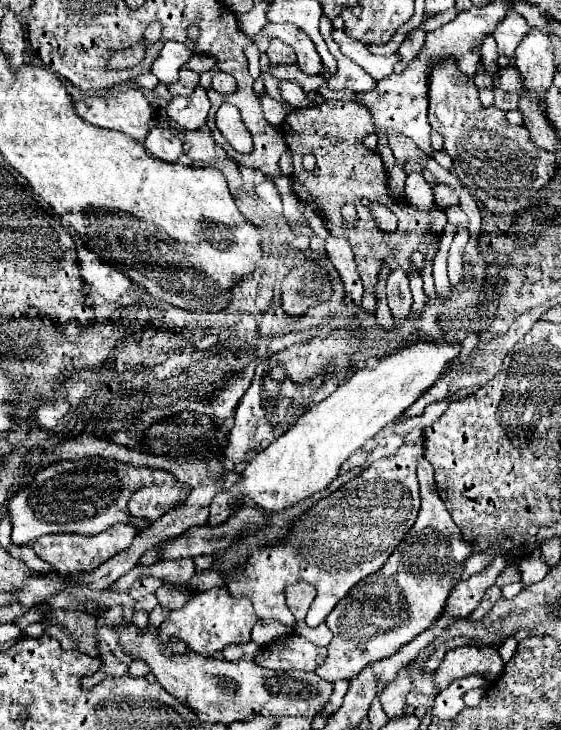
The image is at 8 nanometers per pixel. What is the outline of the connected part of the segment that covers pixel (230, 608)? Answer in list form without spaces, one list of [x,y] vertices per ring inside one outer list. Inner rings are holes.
[[[212,588],[204,592],[194,592],[194,596],[190,596],[190,600],[182,608],[170,610],[170,616],[162,622],[158,634],[160,642],[180,638],[186,646],[190,646],[192,652],[208,658],[214,652],[224,650],[228,644],[248,644],[254,624],[256,616],[248,598],[230,596],[230,592],[226,592],[224,588]]]

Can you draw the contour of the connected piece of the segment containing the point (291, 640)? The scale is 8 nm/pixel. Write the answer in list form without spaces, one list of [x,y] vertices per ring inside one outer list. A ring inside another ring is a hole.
[[[286,636],[276,640],[274,644],[266,646],[258,656],[256,662],[264,668],[272,670],[300,670],[316,671],[318,666],[326,660],[326,648],[314,646],[302,636]]]

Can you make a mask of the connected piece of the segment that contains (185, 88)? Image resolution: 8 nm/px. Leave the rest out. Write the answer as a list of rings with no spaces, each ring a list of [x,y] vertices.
[[[182,68],[180,70],[180,80],[170,84],[168,90],[170,90],[172,96],[188,96],[198,86],[198,82],[200,82],[200,74],[192,72],[188,68]]]

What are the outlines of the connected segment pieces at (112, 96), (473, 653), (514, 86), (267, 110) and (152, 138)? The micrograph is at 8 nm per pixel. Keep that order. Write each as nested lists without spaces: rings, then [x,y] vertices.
[[[128,88],[128,90],[114,90],[108,92],[106,96],[92,96],[76,104],[76,114],[86,120],[88,124],[94,124],[98,128],[108,128],[108,130],[118,130],[128,136],[132,136],[138,142],[144,142],[148,134],[148,122],[152,120],[152,106],[138,88]]]
[[[462,646],[446,652],[442,664],[434,672],[436,690],[444,690],[454,680],[470,674],[486,674],[490,680],[498,680],[504,670],[500,654],[492,646]]]
[[[508,66],[504,70],[498,72],[498,78],[494,80],[494,84],[506,92],[516,92],[516,94],[522,94],[522,84],[520,84],[520,76],[518,76],[518,70],[514,66]]]
[[[268,94],[260,96],[262,108],[264,108],[264,118],[272,124],[272,126],[280,126],[284,120],[284,104],[278,104],[276,100],[272,100]]]
[[[152,130],[146,138],[146,150],[164,162],[178,162],[182,156],[182,142],[170,130]]]

